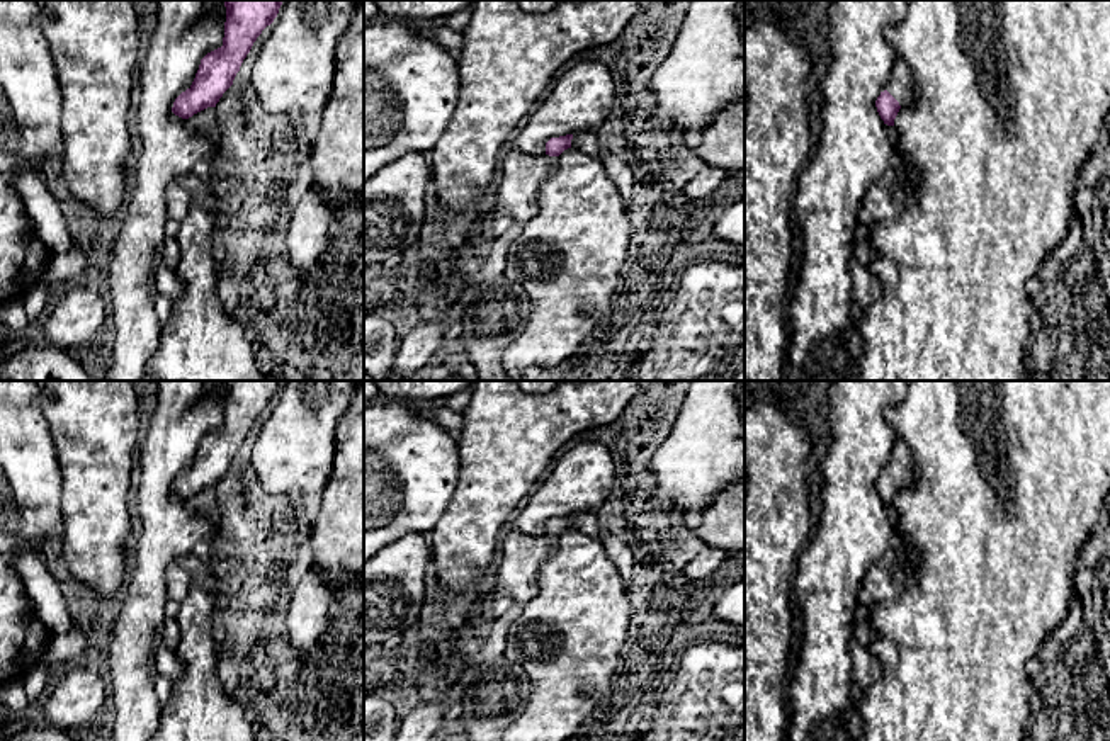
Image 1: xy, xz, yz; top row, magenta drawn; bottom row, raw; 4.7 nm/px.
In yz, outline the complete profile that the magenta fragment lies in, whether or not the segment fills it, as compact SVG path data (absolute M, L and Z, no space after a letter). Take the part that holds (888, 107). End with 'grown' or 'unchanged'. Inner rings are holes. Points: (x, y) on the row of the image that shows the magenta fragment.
M896 58L887 87L875 100L877 112L884 124L894 126L901 109L909 109L916 102L916 87L913 73L903 58Z; grown

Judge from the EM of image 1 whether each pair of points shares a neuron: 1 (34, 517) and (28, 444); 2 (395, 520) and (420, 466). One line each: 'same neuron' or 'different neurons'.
1: same neuron
2: same neuron

